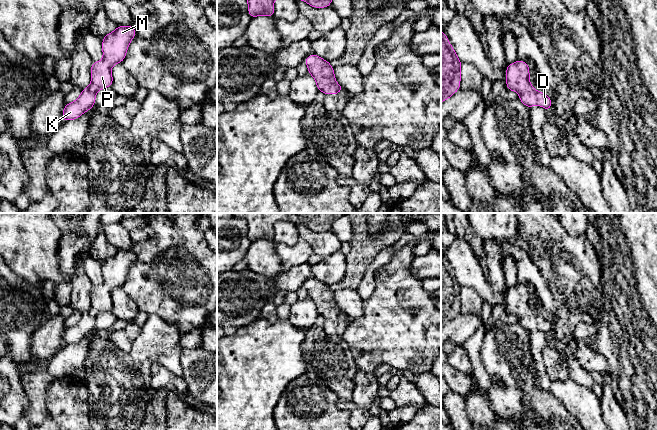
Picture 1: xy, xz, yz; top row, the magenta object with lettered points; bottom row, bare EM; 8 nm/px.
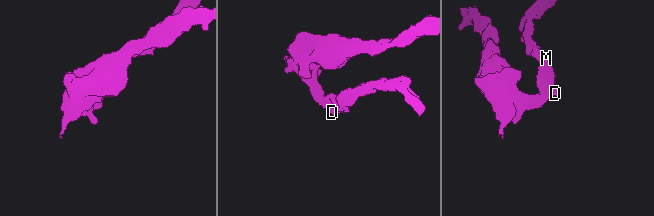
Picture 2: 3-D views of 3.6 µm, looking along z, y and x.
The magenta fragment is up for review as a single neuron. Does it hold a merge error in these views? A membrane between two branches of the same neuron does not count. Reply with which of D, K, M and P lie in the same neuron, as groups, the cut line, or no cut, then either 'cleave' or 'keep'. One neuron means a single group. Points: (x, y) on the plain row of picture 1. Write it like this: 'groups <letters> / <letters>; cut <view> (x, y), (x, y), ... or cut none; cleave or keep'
groups D K M P; cut none; keep

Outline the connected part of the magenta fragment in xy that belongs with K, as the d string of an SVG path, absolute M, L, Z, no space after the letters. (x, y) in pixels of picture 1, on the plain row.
M118 249L115 255L103 262L103 283L99 286L92 286L90 309L81 315L77 324L65 329L62 336L64 346L77 343L90 334L95 330L96 317L112 310L111 292L117 287L122 287L135 259L136 254L131 249Z

